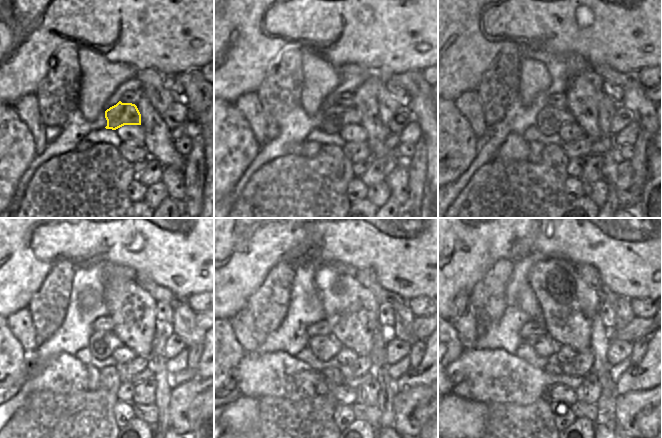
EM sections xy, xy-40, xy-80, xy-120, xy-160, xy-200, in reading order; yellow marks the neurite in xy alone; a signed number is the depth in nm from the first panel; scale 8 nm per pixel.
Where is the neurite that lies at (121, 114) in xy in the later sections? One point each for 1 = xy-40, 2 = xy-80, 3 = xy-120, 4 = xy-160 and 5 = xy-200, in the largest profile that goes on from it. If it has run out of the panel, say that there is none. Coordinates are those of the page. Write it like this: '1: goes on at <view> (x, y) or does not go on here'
1: goes on at xy-40 (336, 117)
2: goes on at xy-80 (550, 119)
3: goes on at xy-120 (103, 342)
4: goes on at xy-160 (325, 346)
5: goes on at xy-200 (534, 332)

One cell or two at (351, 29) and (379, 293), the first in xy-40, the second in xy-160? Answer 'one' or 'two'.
two

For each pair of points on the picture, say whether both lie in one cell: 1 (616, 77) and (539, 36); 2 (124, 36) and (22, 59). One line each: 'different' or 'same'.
1: different
2: same

